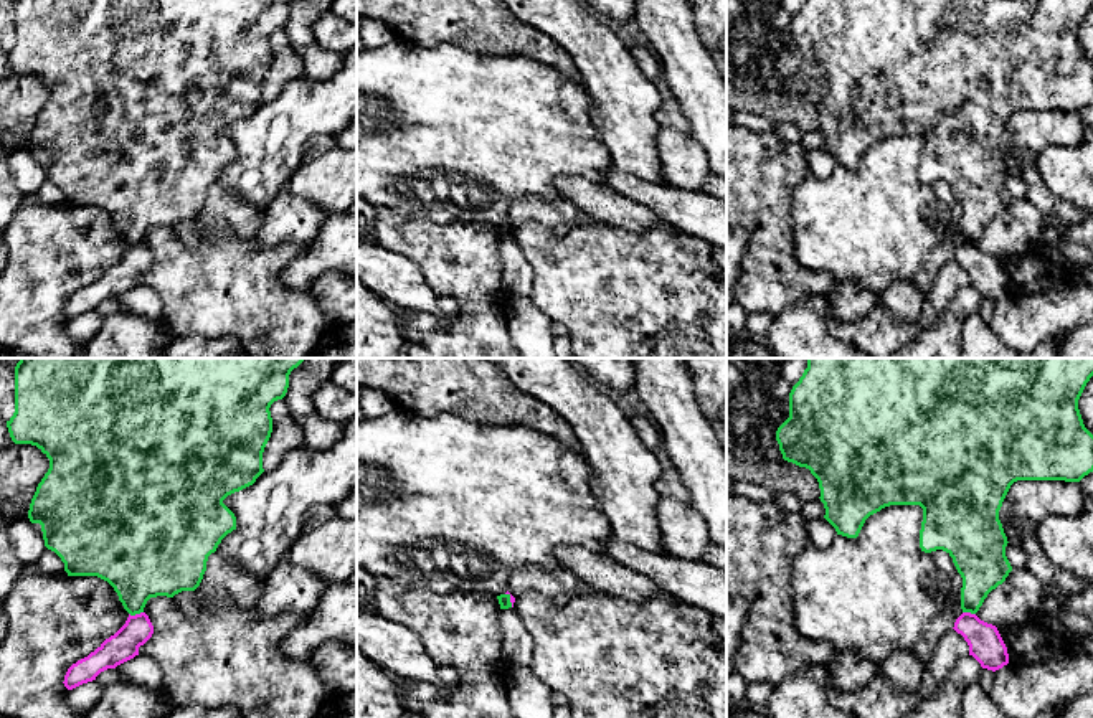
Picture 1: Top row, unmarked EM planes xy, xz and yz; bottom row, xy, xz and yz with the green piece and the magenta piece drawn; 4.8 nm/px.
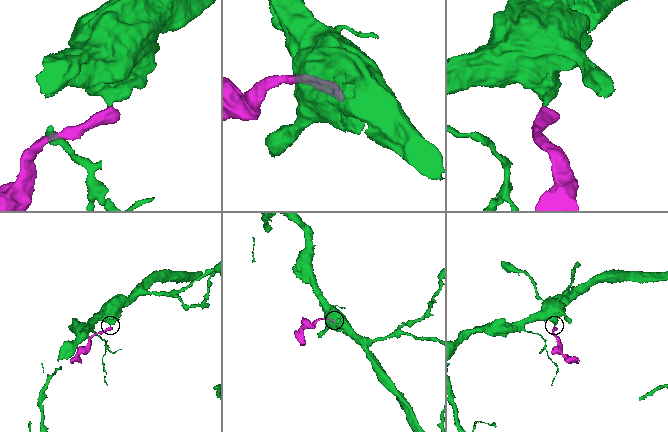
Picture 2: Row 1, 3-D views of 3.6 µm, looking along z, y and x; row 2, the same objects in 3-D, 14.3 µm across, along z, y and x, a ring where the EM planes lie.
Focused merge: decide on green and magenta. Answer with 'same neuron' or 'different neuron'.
different neuron

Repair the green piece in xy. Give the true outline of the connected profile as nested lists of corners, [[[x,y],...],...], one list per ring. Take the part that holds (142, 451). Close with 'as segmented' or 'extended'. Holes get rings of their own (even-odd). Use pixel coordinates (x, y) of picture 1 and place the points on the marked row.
[[[20,358],[15,366],[15,413],[7,427],[15,444],[36,446],[50,459],[28,518],[41,525],[45,546],[61,558],[68,576],[97,576],[107,581],[130,616],[144,612],[150,598],[195,591],[206,571],[208,556],[236,530],[236,517],[223,500],[253,485],[264,472],[263,452],[272,432],[269,408],[286,396],[289,375],[302,361],[304,358]]]; as segmented

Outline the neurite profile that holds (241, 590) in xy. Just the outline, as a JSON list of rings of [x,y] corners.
[[[211,553],[206,561],[206,571],[200,586],[193,591],[196,609],[206,609],[215,591],[221,591],[228,601],[241,609],[251,609],[258,604],[264,591],[266,578],[256,578],[244,573],[233,561]]]

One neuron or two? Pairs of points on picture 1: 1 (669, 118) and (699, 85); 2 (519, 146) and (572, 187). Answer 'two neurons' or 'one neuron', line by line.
1: two neurons
2: two neurons

